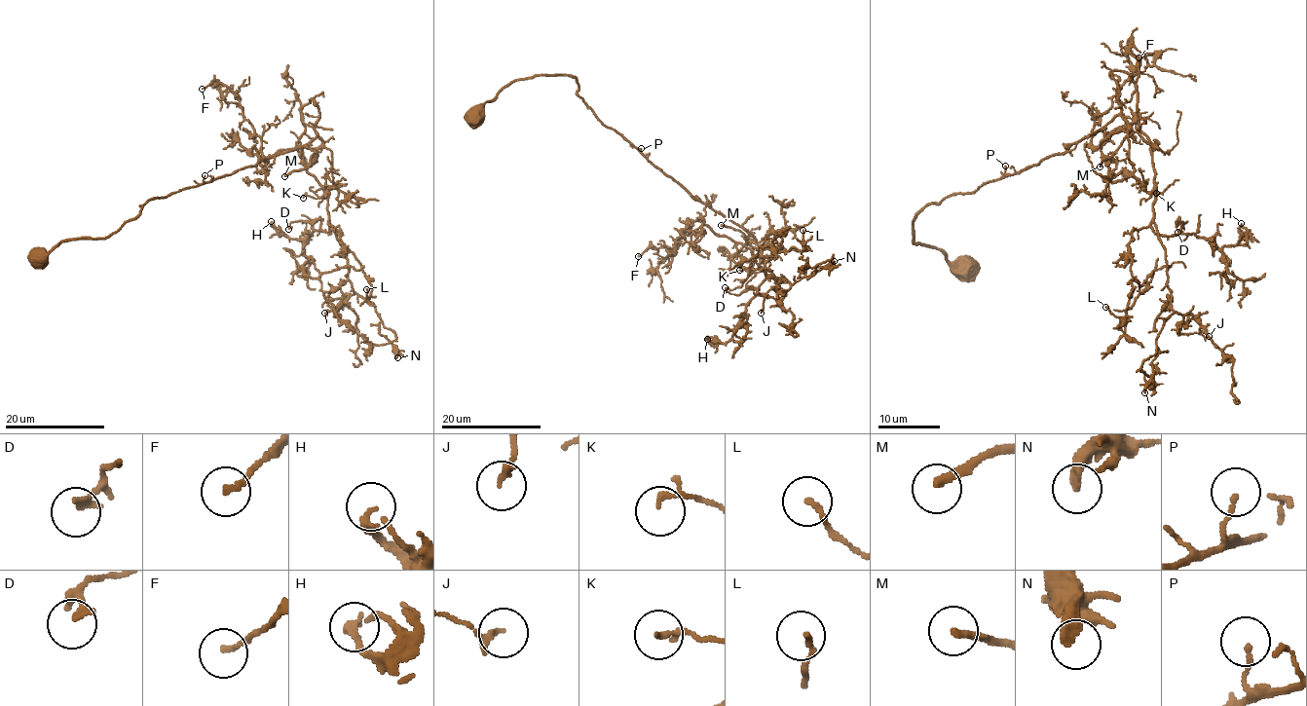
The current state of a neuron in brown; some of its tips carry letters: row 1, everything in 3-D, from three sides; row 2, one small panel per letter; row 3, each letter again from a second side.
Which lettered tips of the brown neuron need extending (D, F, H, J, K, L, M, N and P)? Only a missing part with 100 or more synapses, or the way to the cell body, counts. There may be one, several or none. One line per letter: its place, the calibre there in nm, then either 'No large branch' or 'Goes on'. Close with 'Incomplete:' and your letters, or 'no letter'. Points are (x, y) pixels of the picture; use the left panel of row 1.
D: Place: (288, 229). Thickness 220 nm. No large branch
F: Place: (202, 89). Thickness 160 nm. No large branch
H: Place: (271, 221). Thickness 180 nm. No large branch
J: Place: (324, 313). Thickness 200 nm. No large branch
K: Place: (303, 198). Thickness 110 nm. No large branch
L: Place: (366, 289). Thickness 160 nm. No large branch
M: Place: (284, 176). Thickness 240 nm. Goes on
N: Place: (397, 357). Thickness 400 nm. No large branch
P: Place: (205, 175). Thickness 120 nm. No large branch
Incomplete: M

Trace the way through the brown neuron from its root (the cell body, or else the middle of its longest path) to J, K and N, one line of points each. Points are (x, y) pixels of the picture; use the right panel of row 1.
J: (966, 268), (914, 244), (913, 218), (1061, 154), (1120, 115), (1134, 176), (1154, 193), (1179, 332), (1209, 336)
K: (966, 268), (914, 244), (913, 218), (1061, 154), (1117, 115), (1128, 125), (1134, 176), (1156, 193)
N: (966, 268), (914, 244), (913, 218), (1061, 154), (1120, 115), (1134, 176), (1154, 193), (1173, 310), (1144, 392)

